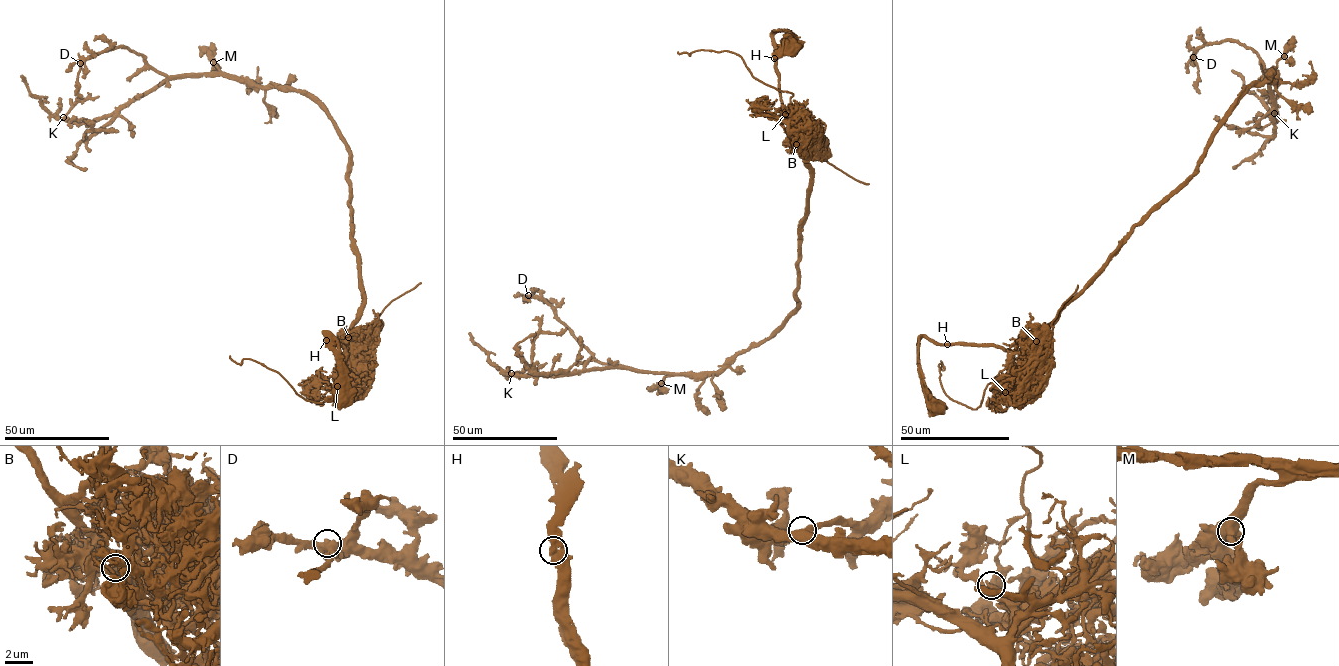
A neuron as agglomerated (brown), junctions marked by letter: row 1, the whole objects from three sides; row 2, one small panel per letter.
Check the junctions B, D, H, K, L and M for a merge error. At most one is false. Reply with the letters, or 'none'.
B

